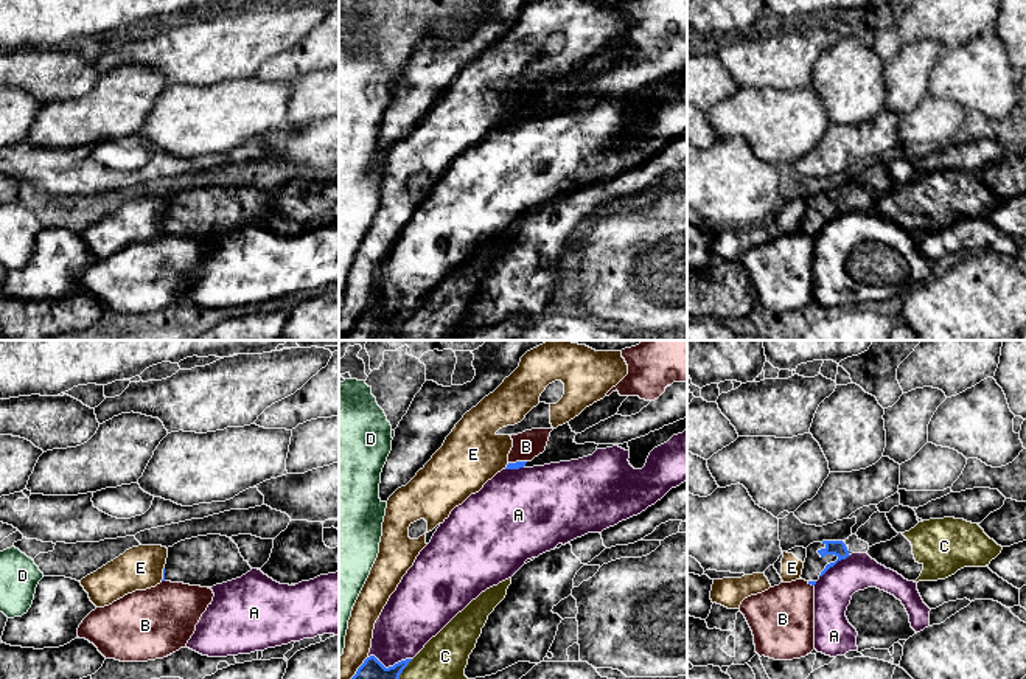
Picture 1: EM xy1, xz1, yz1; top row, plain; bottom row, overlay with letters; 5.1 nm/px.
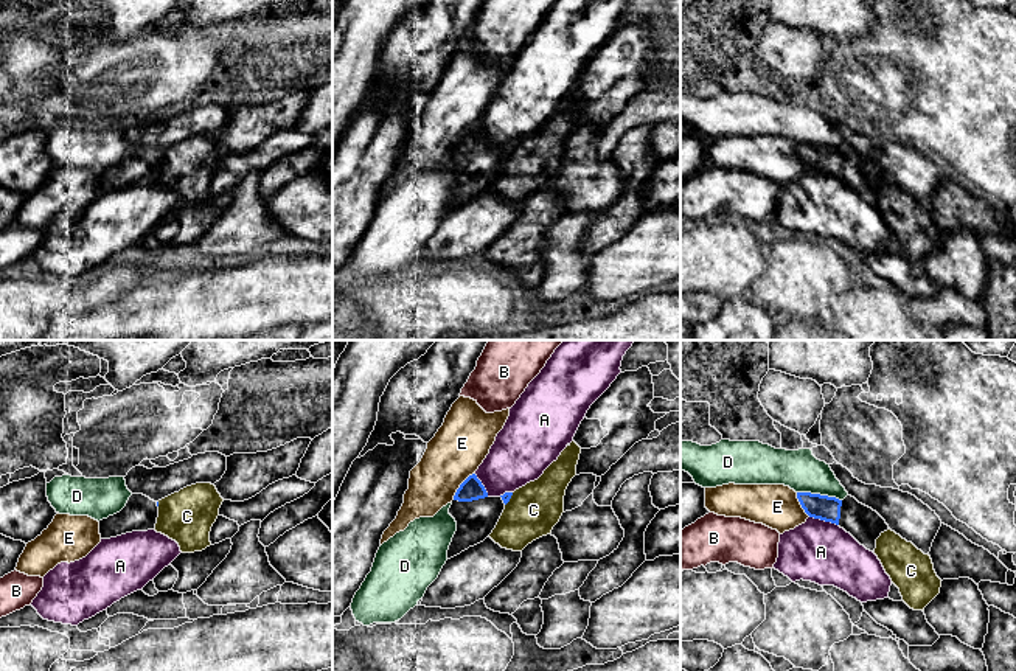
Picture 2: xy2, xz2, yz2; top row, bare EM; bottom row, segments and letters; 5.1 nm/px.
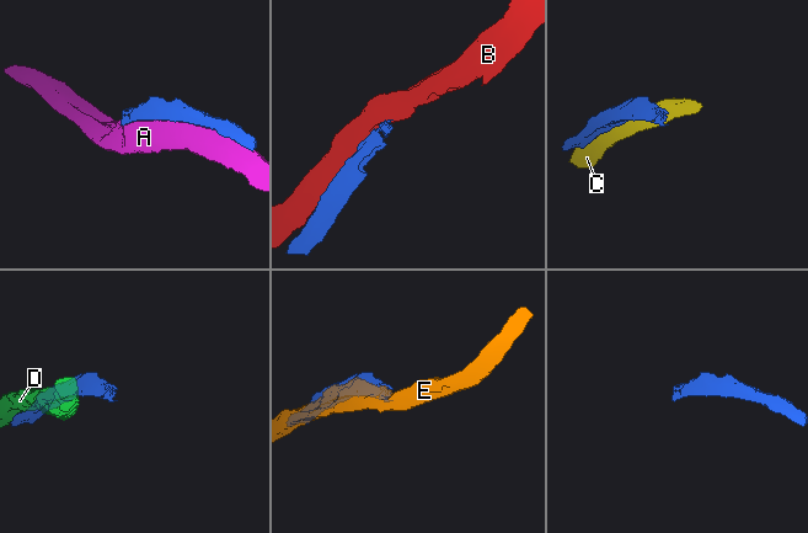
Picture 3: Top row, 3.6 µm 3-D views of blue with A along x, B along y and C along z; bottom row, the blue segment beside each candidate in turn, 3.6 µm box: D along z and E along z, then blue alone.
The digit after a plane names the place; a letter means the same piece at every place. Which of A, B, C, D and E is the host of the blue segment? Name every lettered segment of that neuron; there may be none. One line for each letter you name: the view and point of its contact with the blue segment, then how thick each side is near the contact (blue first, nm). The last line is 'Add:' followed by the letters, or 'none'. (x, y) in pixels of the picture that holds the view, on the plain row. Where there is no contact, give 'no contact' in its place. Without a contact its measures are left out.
Add: none

